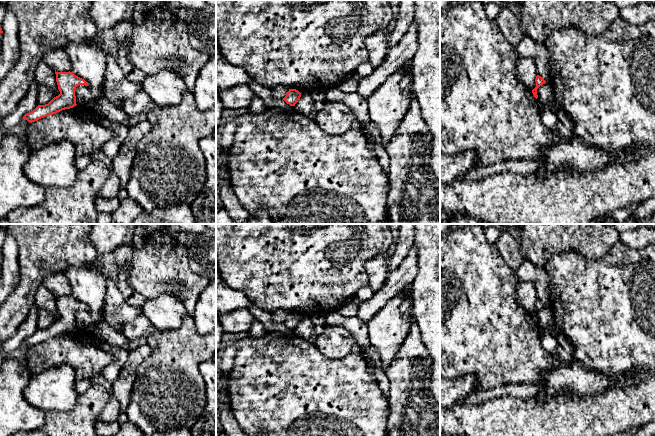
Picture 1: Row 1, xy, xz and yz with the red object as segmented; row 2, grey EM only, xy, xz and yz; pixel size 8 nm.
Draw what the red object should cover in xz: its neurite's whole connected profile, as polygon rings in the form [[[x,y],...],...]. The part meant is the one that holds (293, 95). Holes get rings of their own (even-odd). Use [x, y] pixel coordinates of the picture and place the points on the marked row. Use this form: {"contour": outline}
{"contour": [[[289,89],[286,96],[283,98],[283,100],[289,104],[290,106],[295,106],[295,104],[298,102],[298,100],[301,97],[301,93],[296,89]]]}

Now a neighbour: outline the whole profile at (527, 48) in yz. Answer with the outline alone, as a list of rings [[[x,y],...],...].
[[[525,34],[515,46],[515,49],[519,57],[530,58],[535,62],[537,75],[541,76],[545,81],[551,80],[552,61],[544,44],[534,41]]]

